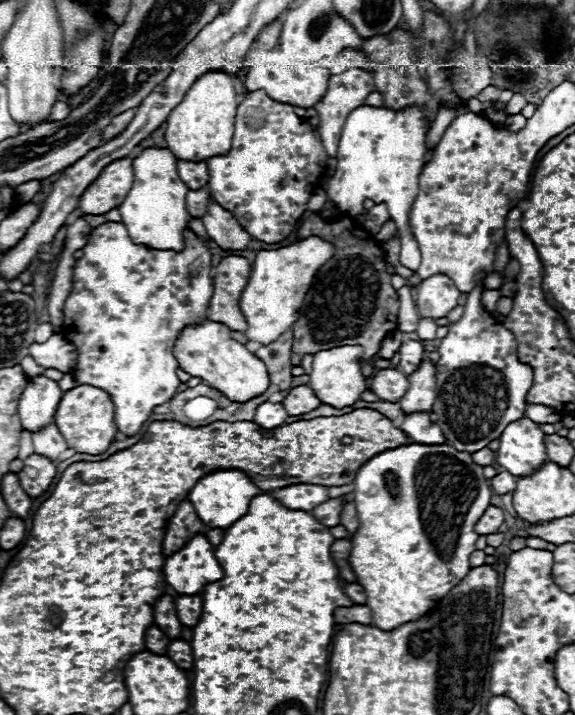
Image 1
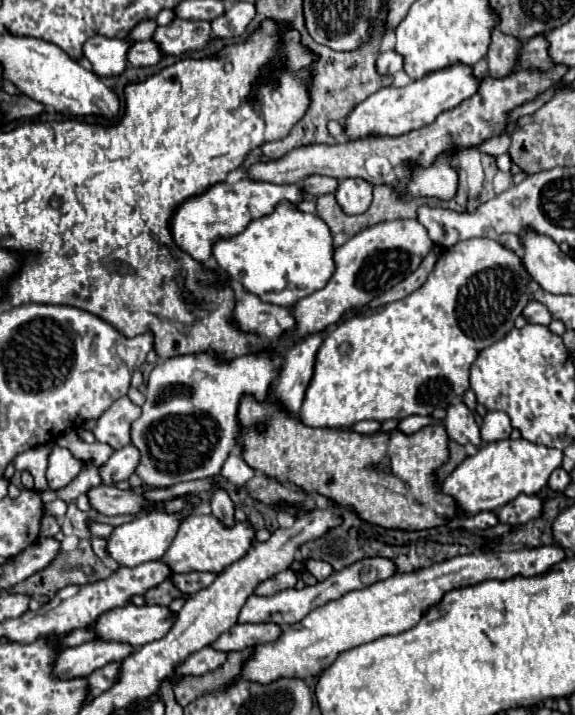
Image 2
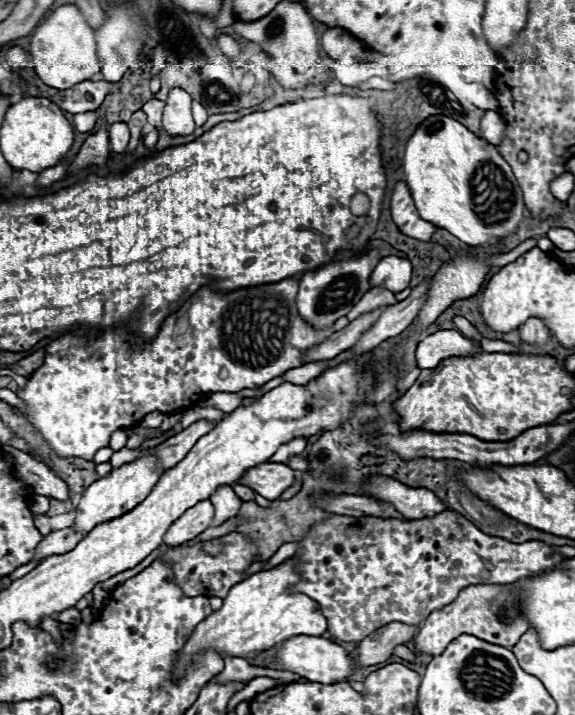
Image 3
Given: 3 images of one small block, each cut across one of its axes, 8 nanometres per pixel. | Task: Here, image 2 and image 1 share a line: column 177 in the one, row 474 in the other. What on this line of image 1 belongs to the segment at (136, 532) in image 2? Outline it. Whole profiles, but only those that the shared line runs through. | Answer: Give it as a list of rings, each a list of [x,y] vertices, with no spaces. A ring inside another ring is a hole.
[[[520,418],[506,426],[500,434],[496,464],[514,476],[522,476],[534,474],[542,462],[546,462],[546,444],[540,424],[530,418]]]

